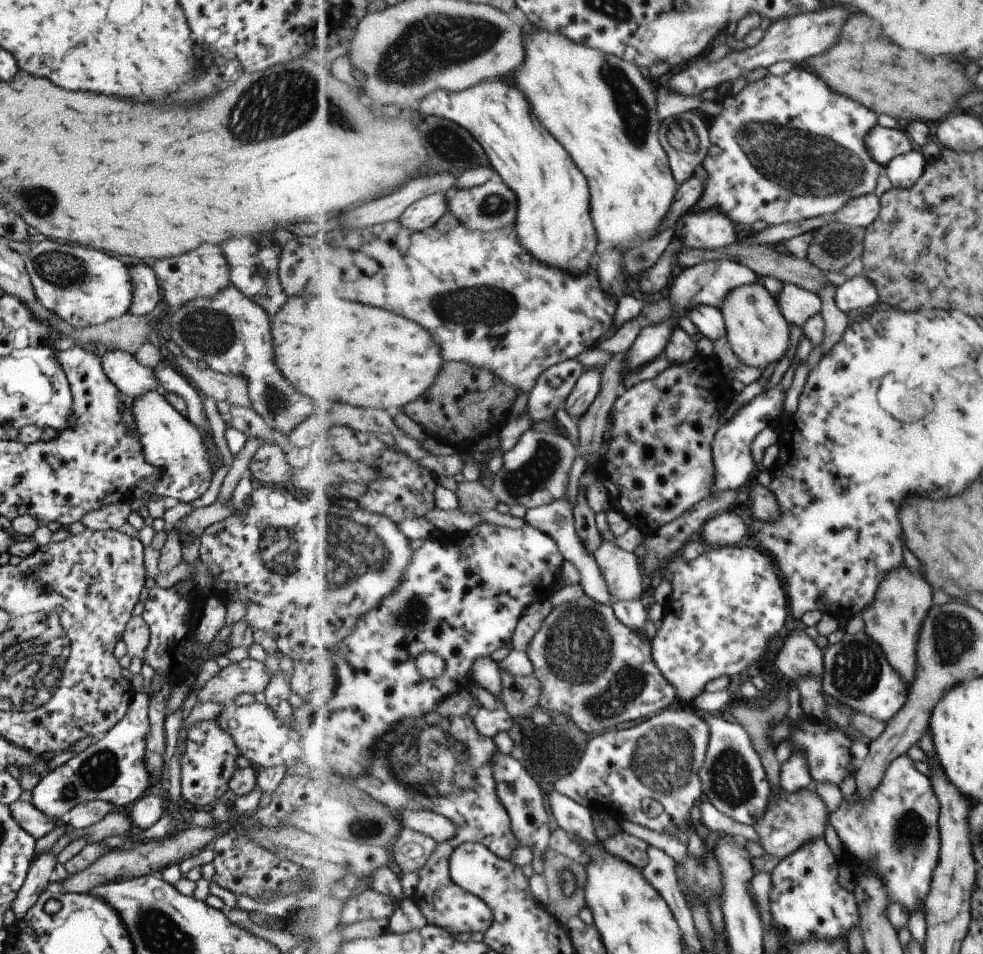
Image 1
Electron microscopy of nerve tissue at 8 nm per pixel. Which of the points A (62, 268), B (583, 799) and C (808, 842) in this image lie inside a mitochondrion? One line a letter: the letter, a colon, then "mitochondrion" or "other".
A: mitochondrion
B: other
C: other

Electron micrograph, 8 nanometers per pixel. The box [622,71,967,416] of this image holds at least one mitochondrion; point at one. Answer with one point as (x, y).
(806, 165)

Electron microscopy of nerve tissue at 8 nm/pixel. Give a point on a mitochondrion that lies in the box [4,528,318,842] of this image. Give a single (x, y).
(102, 768)

